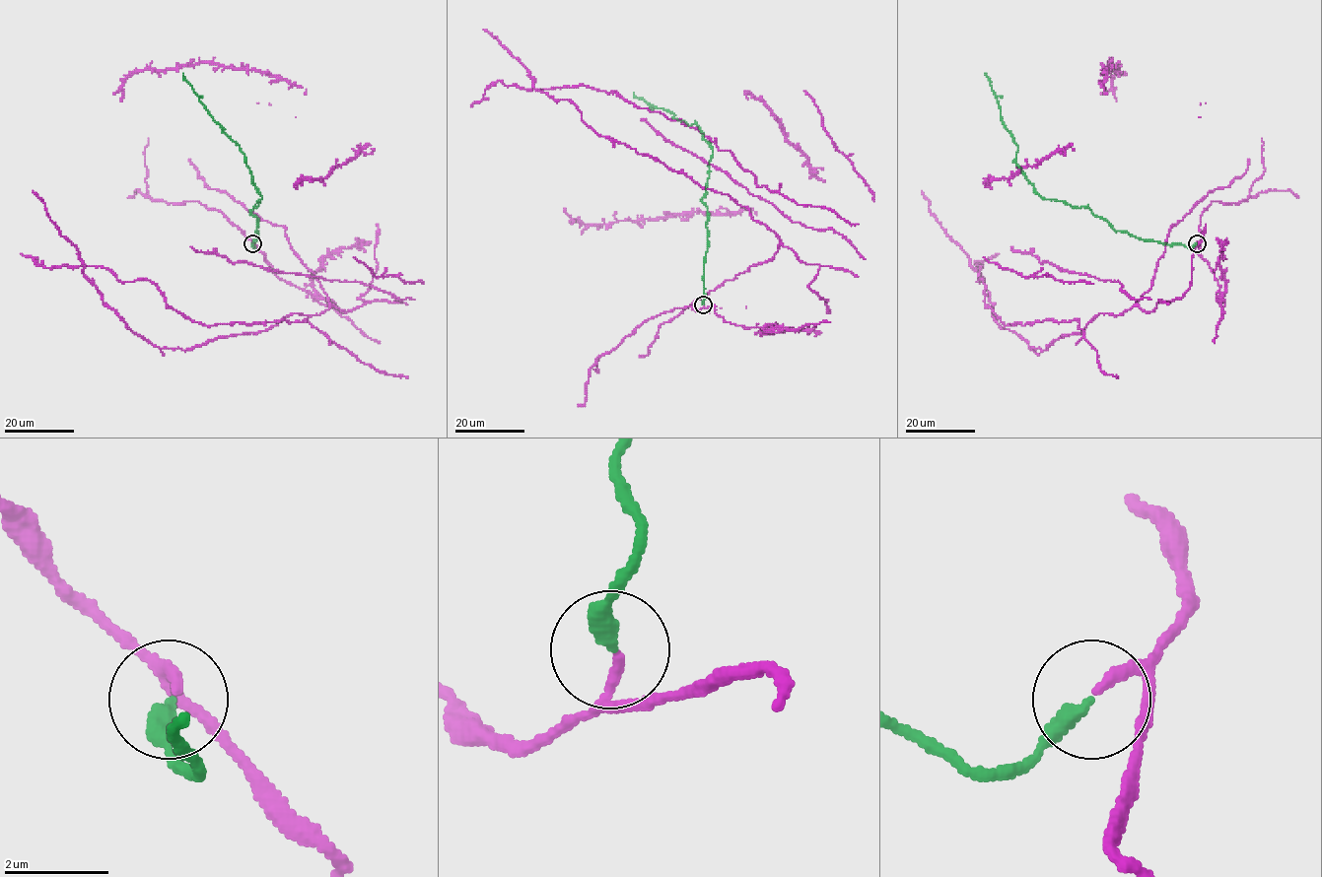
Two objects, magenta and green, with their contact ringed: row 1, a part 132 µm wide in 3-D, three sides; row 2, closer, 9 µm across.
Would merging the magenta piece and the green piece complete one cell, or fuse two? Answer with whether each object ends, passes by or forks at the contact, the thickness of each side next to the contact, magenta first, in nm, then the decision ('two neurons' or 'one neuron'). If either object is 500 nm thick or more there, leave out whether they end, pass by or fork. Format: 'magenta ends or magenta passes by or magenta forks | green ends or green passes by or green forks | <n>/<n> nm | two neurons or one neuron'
magenta ends | green ends | 190/340 nm | one neuron

